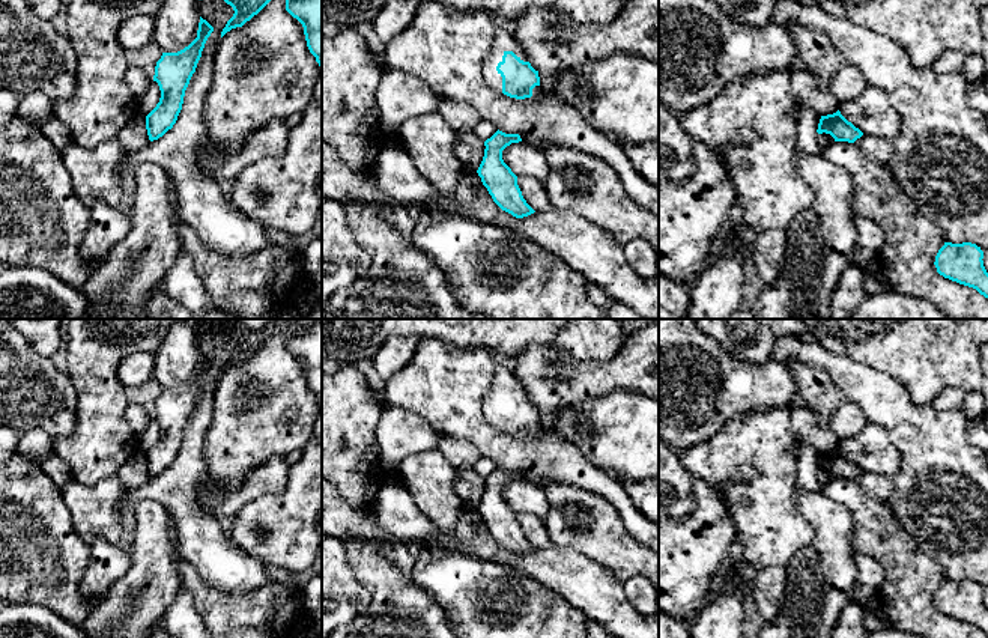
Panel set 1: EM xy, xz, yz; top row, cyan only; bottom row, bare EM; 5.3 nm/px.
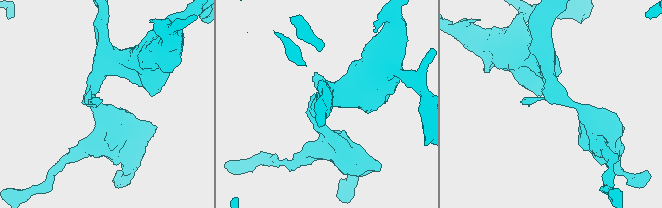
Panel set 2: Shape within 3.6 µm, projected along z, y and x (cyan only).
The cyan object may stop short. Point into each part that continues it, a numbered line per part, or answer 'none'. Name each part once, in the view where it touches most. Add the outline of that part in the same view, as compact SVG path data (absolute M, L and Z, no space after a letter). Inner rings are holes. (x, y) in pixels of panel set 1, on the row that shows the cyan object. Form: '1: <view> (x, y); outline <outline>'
1: xz (504, 41); outline M501 26L496 30L493 47L490 48L483 63L484 80L496 92L502 92L502 77L496 71L496 66L499 62L502 62L505 51L513 51L520 60L528 62L526 54L522 51L519 42L511 36L507 26Z

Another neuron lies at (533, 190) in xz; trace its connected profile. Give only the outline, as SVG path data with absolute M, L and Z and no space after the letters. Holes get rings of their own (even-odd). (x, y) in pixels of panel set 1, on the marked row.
M534 176L517 178L523 199L535 212L546 212L552 208L544 184Z

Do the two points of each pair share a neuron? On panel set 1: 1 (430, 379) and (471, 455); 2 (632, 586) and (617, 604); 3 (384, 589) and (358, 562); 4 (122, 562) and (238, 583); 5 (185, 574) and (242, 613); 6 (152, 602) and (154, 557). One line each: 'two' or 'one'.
1: two
2: two
3: one
4: two
5: one
6: one

